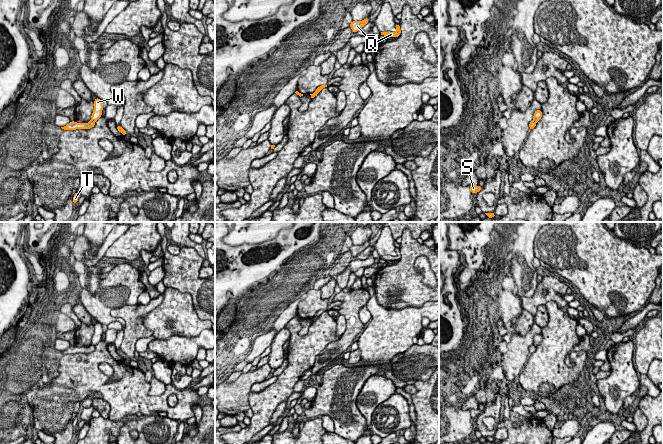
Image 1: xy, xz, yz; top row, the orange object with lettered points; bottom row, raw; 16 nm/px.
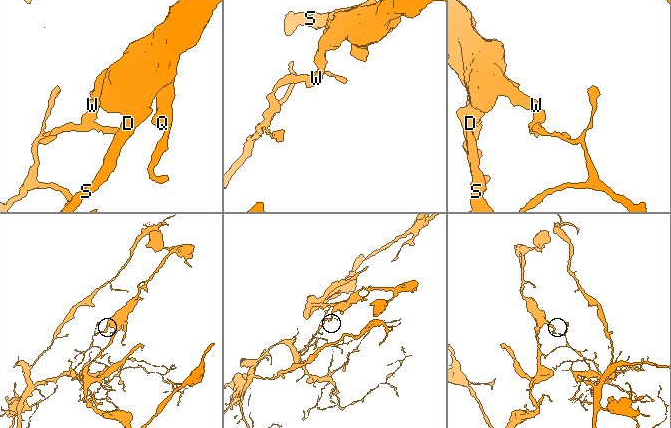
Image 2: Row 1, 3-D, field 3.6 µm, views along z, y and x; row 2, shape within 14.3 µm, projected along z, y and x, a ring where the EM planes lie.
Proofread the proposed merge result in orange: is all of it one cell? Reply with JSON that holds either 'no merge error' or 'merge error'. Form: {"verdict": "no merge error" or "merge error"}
{"verdict": "merge error"}

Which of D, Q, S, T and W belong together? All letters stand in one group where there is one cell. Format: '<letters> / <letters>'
D Q S W / T

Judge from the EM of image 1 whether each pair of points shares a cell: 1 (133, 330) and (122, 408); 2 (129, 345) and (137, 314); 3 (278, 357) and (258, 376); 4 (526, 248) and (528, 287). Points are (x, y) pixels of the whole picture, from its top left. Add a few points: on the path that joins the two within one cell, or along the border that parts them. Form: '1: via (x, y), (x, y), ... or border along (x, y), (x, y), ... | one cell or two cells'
1: border along (121, 361), (129, 365) | two cells
2: via (130, 337), (134, 330), (134, 322) | one cell
3: border along (267, 363), (272, 368) | two cells
4: via (526, 258), (526, 277) | one cell

